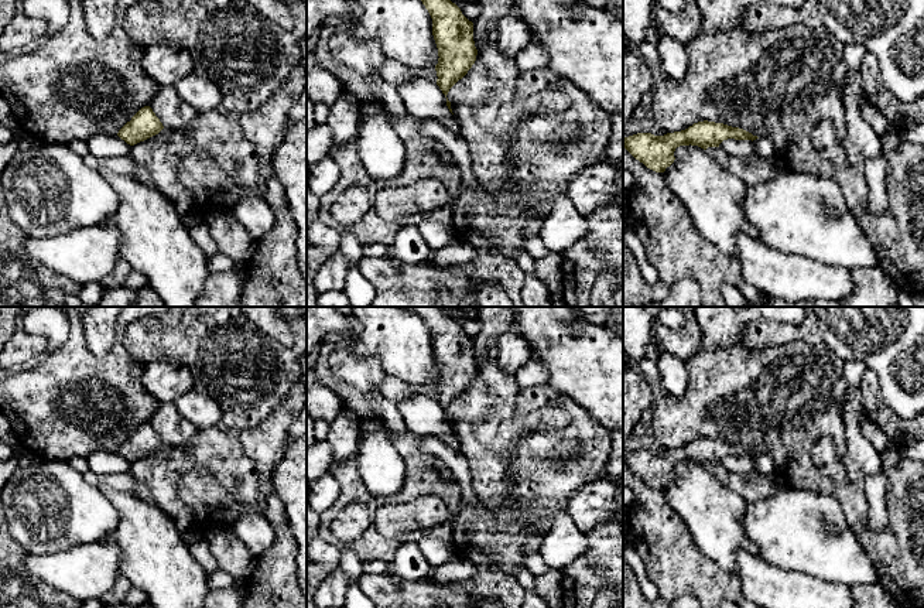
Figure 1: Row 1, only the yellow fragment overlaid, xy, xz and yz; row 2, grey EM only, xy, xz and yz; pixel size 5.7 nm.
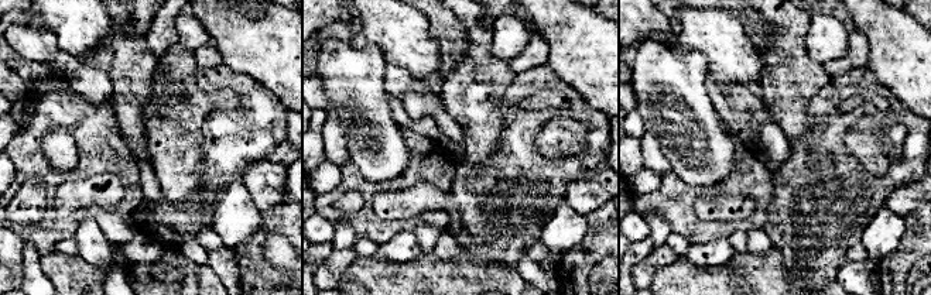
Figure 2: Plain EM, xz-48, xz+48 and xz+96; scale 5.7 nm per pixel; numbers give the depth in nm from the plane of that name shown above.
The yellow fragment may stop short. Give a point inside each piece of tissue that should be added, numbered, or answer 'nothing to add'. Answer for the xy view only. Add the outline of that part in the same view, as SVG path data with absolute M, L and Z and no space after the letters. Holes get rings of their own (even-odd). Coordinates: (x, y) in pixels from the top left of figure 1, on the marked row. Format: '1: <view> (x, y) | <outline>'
nothing to add

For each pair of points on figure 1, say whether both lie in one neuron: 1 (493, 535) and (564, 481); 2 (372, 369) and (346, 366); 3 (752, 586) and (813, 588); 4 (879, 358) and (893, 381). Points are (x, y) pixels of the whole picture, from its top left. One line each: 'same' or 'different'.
1: same
2: same
3: same
4: same

